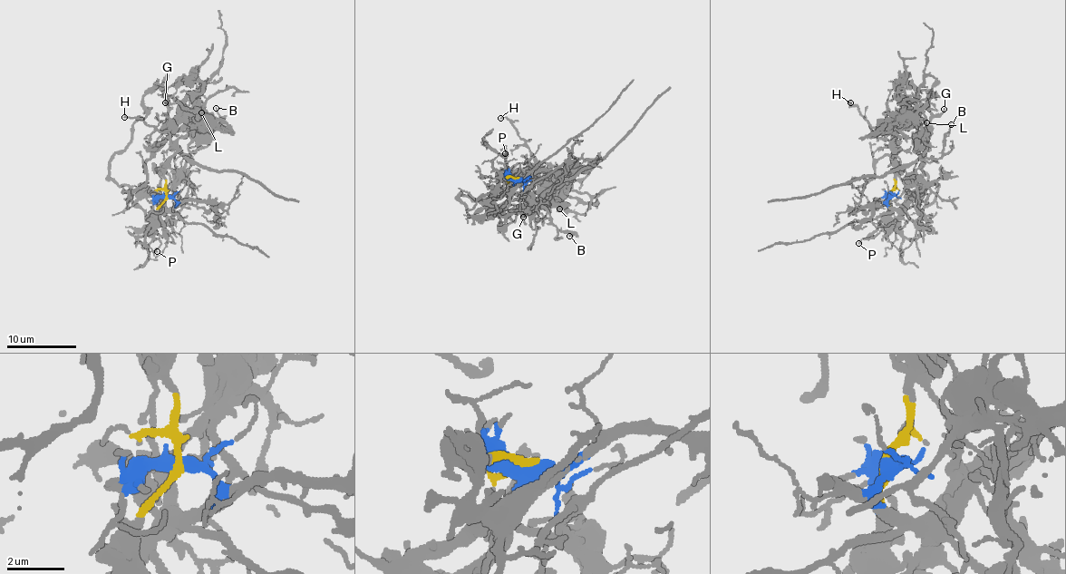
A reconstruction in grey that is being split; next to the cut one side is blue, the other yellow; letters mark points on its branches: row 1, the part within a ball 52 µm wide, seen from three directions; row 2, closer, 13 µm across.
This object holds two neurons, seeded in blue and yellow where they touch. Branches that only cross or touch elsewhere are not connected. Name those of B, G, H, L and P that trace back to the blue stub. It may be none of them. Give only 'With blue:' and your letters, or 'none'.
With blue: G

